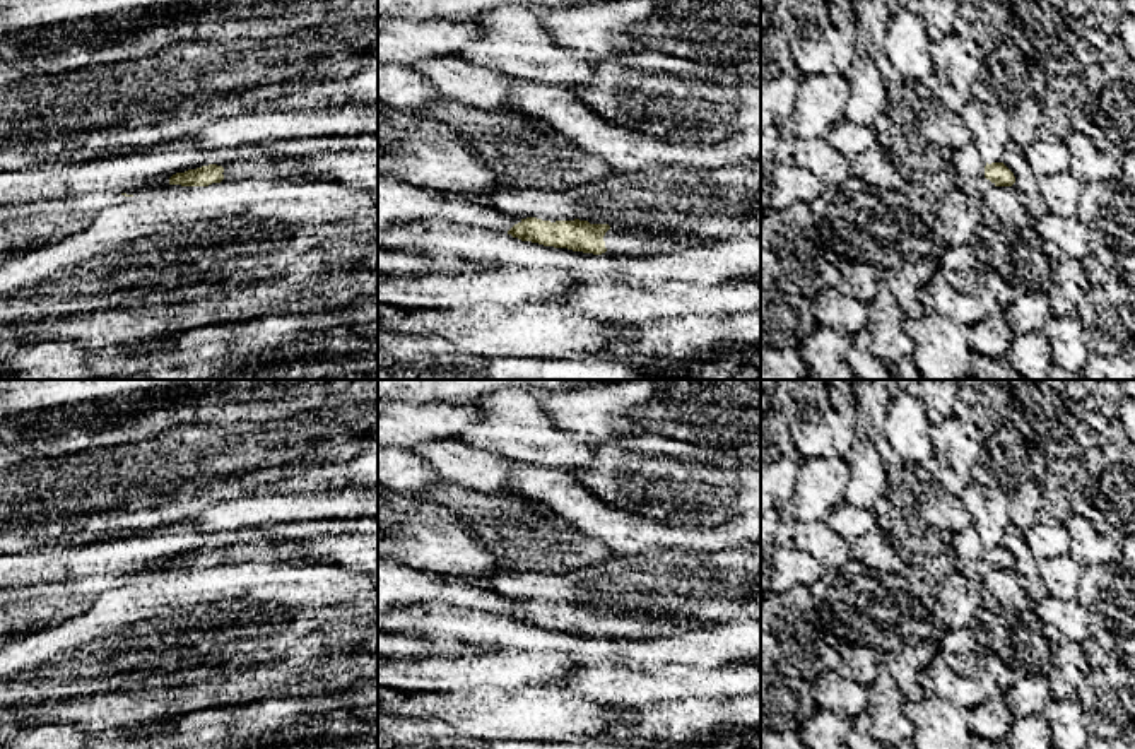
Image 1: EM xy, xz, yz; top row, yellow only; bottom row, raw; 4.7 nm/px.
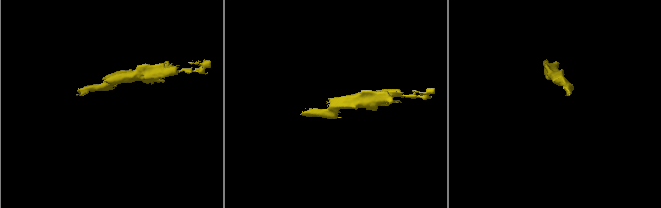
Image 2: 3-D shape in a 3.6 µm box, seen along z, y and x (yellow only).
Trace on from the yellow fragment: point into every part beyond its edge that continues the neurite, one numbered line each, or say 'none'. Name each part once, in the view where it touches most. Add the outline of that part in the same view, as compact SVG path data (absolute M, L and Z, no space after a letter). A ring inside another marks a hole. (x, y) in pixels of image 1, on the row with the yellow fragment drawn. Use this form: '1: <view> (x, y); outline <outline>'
1: xz (549, 206); outline M583 185L571 190L516 190L497 186L479 193L465 193L515 217L537 217L542 221L574 221L579 212L597 207L602 197L602 185Z

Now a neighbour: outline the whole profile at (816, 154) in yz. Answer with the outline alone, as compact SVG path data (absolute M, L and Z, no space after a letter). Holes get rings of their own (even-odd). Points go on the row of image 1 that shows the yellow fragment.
M786 128L776 139L774 162L805 168L826 185L841 185L851 176L850 159L827 139L800 139Z

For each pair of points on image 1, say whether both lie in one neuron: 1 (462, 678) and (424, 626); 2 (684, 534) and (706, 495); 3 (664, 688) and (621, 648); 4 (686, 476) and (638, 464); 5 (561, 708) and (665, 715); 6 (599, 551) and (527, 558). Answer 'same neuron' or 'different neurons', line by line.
1: different neurons
2: different neurons
3: same neuron
4: same neuron
5: different neurons
6: same neuron

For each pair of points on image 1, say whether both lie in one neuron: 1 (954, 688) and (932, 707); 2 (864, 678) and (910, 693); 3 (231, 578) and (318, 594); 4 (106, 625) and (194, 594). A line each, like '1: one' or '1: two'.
1: two
2: one
3: one
4: one

